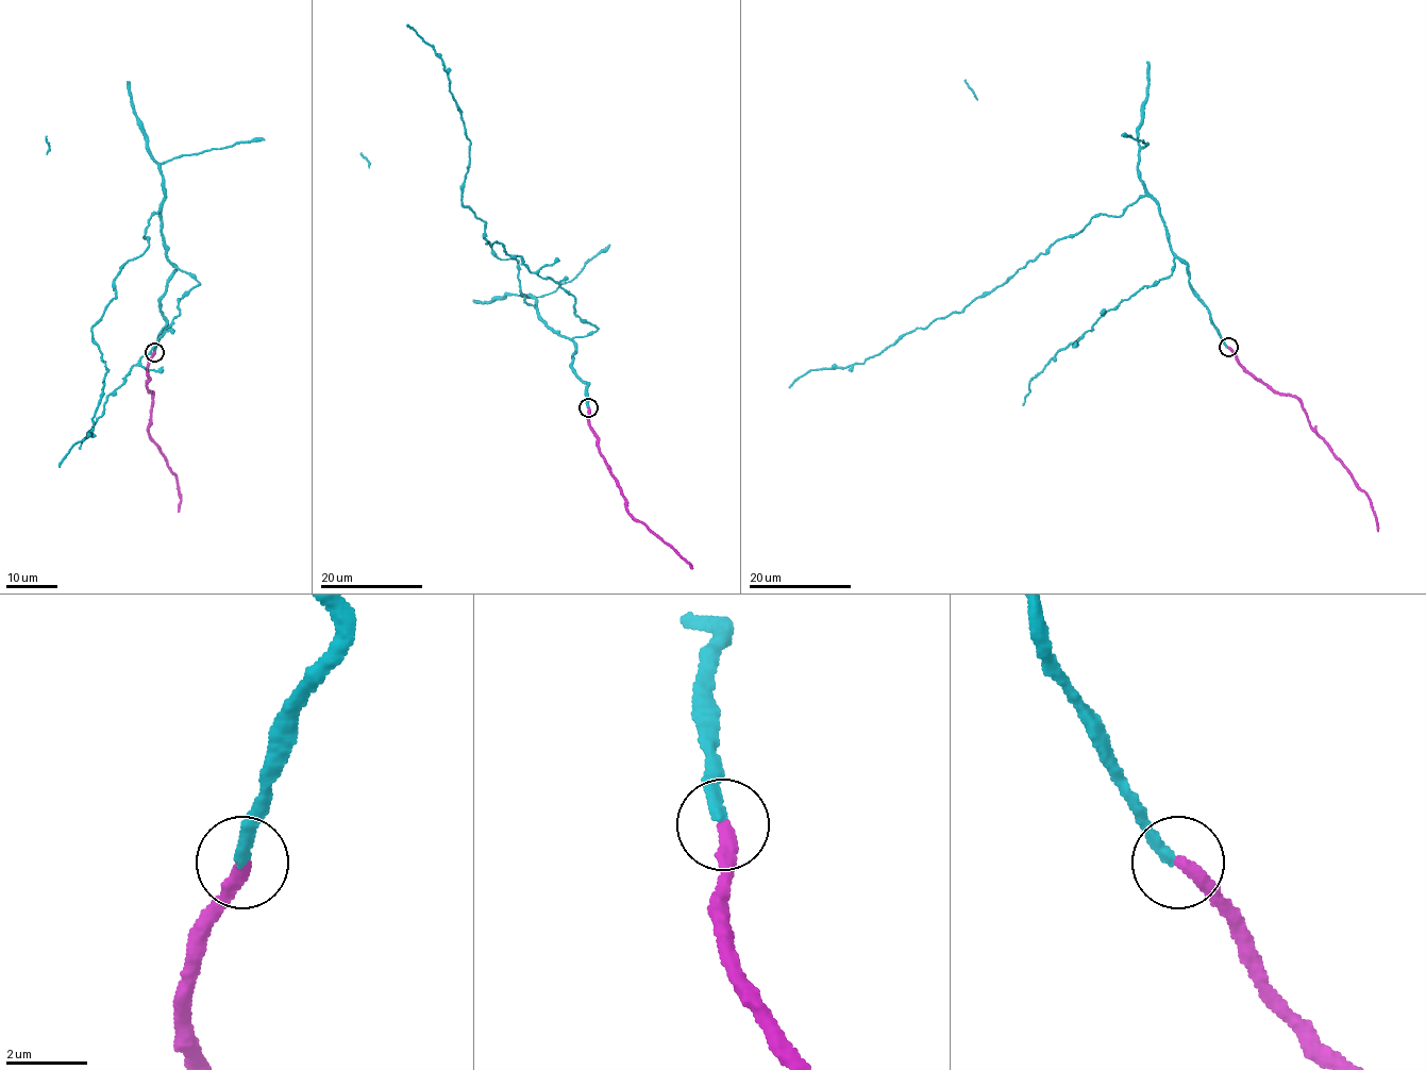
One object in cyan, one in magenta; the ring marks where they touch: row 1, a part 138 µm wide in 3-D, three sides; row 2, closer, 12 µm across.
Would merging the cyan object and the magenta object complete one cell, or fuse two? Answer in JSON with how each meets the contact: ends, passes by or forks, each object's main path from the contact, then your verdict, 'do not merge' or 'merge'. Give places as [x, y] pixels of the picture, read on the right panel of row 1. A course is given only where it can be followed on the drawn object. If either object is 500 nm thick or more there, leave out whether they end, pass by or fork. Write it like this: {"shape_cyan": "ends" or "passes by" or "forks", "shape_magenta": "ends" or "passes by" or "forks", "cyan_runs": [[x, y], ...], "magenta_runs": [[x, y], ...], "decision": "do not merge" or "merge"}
{"shape_cyan": "ends", "shape_magenta": "ends", "cyan_runs": [[1227, 347], [1145, 195], [1120, 216], [1095, 214], [961, 312], [789, 387]], "magenta_runs": [[1227, 347], [1255, 377], [1275, 390], [1292, 395], [1298, 400], [1309, 427], [1368, 496], [1378, 531]], "decision": "merge"}

